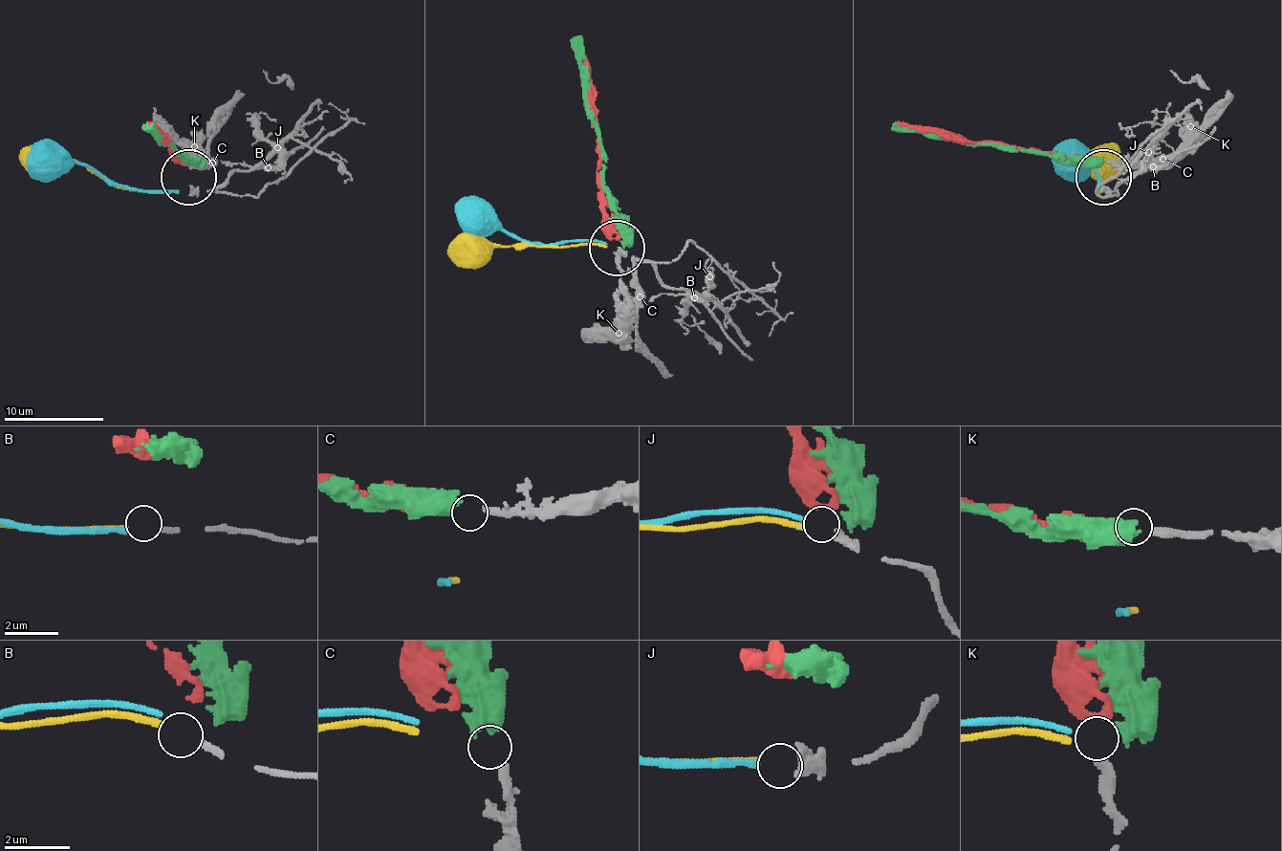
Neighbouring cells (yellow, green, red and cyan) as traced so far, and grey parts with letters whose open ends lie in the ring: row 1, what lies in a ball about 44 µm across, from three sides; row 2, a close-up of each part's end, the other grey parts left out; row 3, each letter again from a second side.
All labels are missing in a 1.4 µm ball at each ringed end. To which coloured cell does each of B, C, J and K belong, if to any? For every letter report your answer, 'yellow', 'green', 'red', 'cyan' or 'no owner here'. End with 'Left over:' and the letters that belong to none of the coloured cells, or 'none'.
B: yellow
C: green
J: cyan
K: red
Left over: none

